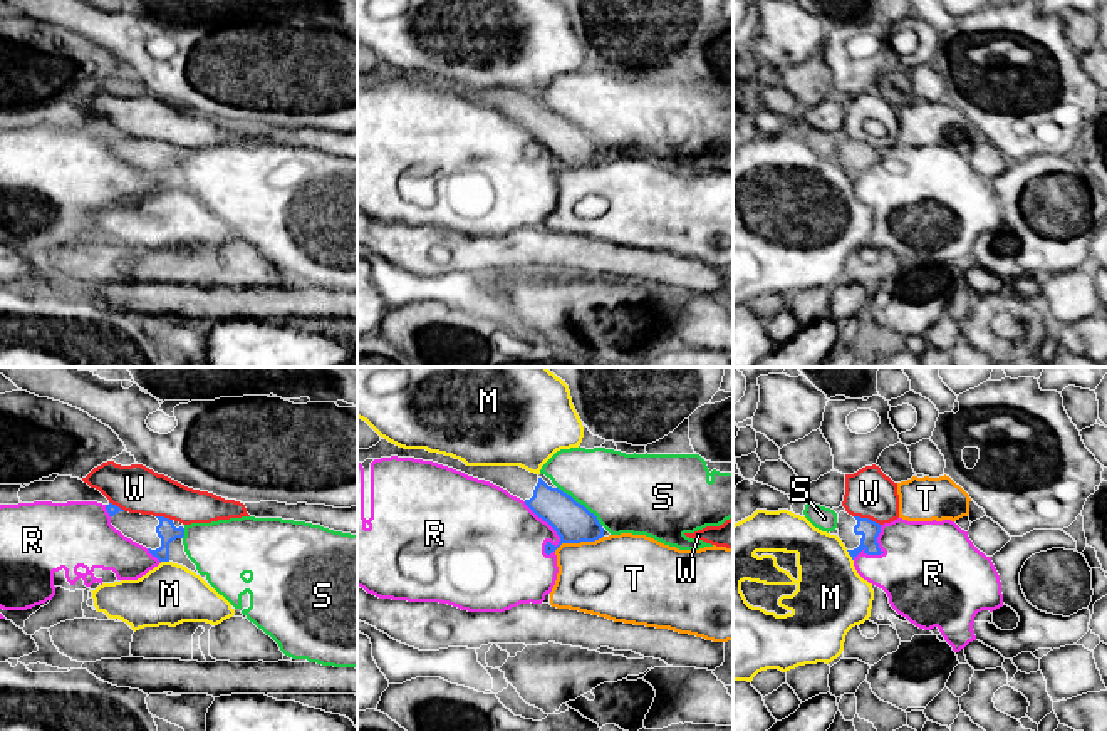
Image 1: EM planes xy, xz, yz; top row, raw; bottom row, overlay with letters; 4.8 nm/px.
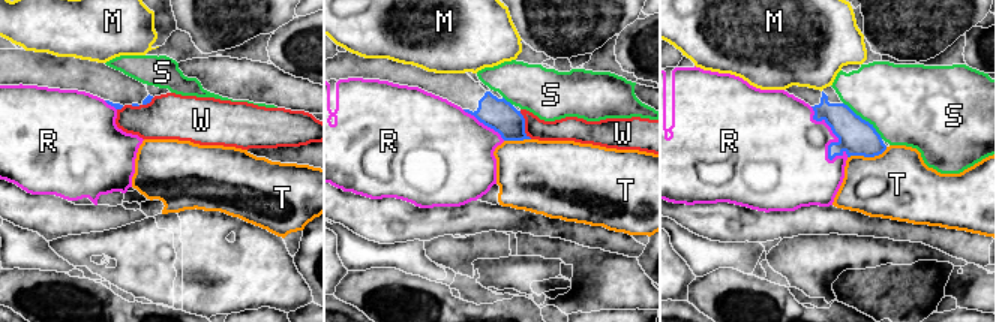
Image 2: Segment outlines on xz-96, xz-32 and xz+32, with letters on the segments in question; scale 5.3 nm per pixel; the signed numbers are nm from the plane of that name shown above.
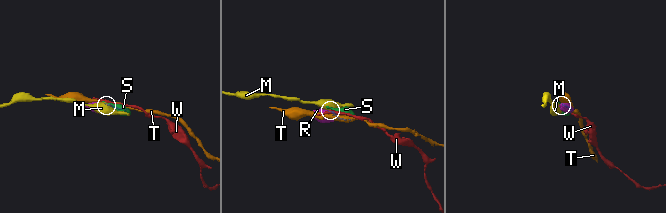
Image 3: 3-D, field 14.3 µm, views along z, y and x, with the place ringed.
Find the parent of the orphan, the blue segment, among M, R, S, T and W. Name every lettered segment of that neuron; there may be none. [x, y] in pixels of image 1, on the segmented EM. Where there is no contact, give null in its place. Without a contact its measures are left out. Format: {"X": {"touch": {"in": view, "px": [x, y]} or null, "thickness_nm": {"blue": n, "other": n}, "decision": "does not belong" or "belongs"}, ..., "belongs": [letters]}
{"M": {"touch": {"in": "yz", "px": [849, 554]}, "thickness_nm": {"blue": 90, "other": 340}, "decision": "does not belong"}, "R": {"touch": {"in": "xz", "px": [557, 533]}, "thickness_nm": {"blue": 190, "other": 380}, "decision": "does not belong"}, "S": {"touch": {"in": "xz", "px": [579, 503]}, "thickness_nm": {"blue": 190, "other": 380}, "decision": "does not belong"}, "T": {"touch": {"in": "xz", "px": [577, 542]}, "thickness_nm": {"blue": 190, "other": 400}, "decision": "does not belong"}, "W": {"touch": {"in": "yz", "px": [867, 518]}, "thickness_nm": {"blue": 90, "other": 240}, "decision": "does not belong"}, "belongs": []}

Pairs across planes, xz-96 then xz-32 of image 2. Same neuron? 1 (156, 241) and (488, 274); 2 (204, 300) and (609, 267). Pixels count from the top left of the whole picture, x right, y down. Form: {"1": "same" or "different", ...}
{"1": "different", "2": "same"}

